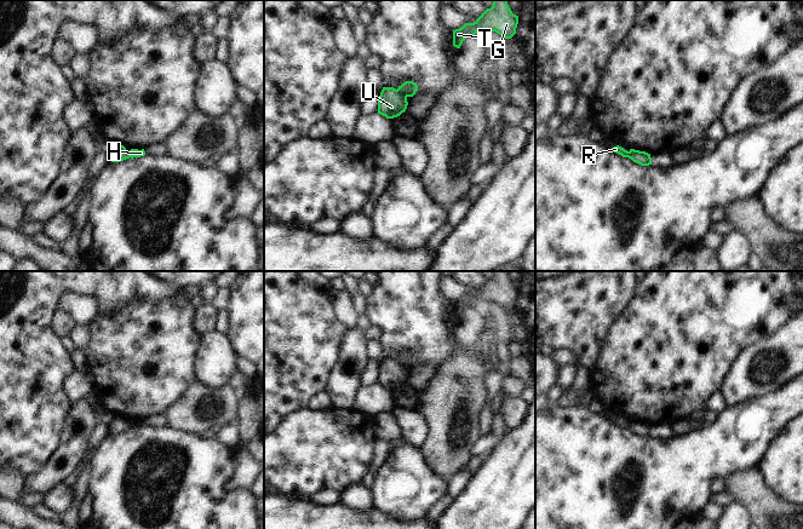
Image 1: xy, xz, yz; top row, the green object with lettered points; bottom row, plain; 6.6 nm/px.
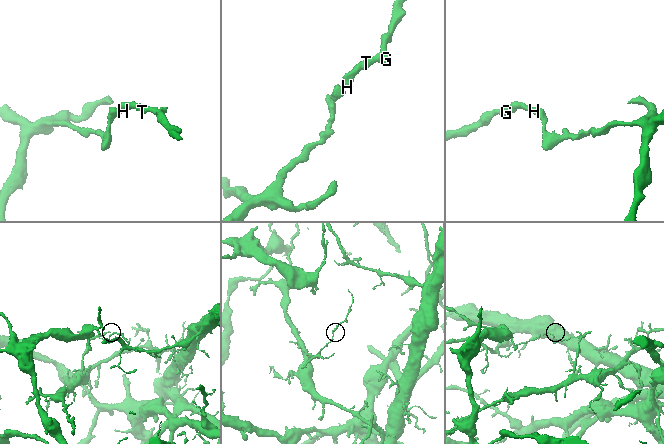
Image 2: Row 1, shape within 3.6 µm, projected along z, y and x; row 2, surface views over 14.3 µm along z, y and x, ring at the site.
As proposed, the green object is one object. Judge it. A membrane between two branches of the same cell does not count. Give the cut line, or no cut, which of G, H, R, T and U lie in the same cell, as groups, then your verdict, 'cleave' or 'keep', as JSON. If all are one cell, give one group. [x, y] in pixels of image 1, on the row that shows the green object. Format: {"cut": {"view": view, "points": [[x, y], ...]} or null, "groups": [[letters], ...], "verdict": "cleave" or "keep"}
{"cut": {"view": "xz", "points": [[396, 90], [406, 97]]}, "groups": [["G", "H", "R", "T"], ["U"]], "verdict": "cleave"}

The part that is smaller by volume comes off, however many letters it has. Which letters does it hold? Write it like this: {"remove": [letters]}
{"remove": ["G", "H", "R", "T"]}

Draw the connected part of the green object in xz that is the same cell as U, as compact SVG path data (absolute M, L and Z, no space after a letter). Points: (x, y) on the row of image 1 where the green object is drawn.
M383 87L378 99L378 114L386 119L394 119L406 111L407 97L402 96L394 87Z

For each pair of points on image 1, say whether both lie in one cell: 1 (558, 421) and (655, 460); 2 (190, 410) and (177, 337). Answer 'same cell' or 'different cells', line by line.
1: same cell
2: different cells

